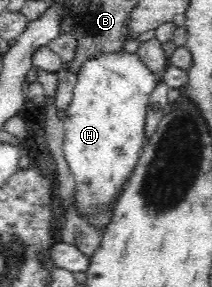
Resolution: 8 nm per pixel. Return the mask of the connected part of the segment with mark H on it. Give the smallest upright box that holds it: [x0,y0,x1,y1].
[62,51,160,218]

